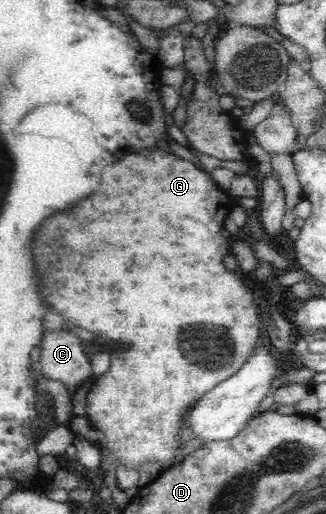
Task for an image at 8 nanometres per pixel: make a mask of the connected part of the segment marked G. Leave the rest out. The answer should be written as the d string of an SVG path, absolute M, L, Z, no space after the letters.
M161 149L125 153L119 159L121 161L117 165L107 166L103 173L103 179L97 187L97 193L91 199L87 199L83 203L83 207L75 207L69 213L55 215L53 219L47 219L39 227L33 247L35 247L35 261L37 261L39 277L45 287L41 293L43 293L45 301L49 301L49 305L53 305L65 317L68 325L89 329L91 333L95 333L97 337L103 337L107 341L123 341L123 343L129 344L127 349L115 349L115 351L109 352L110 365L107 373L103 373L103 375L91 373L89 379L72 395L71 425L67 424L66 427L74 435L73 439L81 438L93 446L97 445L101 449L101 453L103 453L103 449L109 449L115 455L117 465L123 463L125 467L139 469L141 465L147 465L153 461L169 463L171 457L177 455L179 447L183 445L177 439L177 435L181 433L179 415L183 417L197 400L211 391L211 388L238 372L240 367L243 367L243 364L251 357L254 349L263 342L259 342L261 324L259 324L257 307L253 302L252 293L241 281L237 281L237 277L228 271L221 261L229 249L229 241L225 237L221 237L223 219L232 209L229 197L215 187L213 179L207 173L201 173L189 161L182 161L173 155L167 155Z

